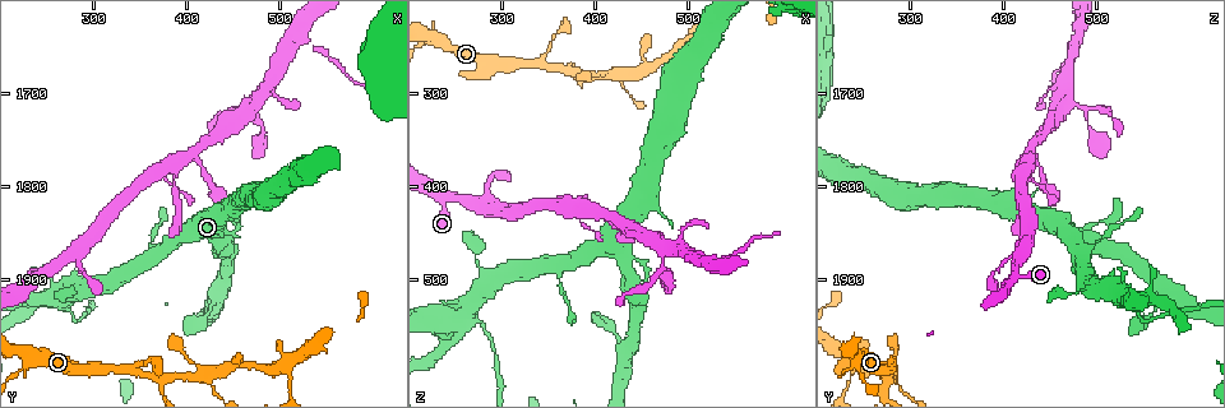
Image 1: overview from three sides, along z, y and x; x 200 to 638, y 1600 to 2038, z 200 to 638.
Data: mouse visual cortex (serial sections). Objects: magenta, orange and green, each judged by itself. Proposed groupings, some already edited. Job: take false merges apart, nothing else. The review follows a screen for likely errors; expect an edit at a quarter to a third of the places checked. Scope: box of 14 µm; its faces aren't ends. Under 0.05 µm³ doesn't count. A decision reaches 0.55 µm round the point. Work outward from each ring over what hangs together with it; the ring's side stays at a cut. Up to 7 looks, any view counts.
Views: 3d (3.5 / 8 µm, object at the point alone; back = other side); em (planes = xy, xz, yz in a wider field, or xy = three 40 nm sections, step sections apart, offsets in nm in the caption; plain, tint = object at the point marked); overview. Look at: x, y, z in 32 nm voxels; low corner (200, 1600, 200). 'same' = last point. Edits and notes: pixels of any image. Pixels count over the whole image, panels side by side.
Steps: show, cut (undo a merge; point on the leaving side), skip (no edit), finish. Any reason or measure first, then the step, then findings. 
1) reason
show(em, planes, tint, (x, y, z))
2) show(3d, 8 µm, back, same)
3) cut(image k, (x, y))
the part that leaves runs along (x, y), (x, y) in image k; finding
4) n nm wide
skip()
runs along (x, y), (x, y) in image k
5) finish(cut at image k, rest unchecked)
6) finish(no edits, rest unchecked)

sharp bend
show(3d, 3.5 µm, back, (515, 2015, 235))

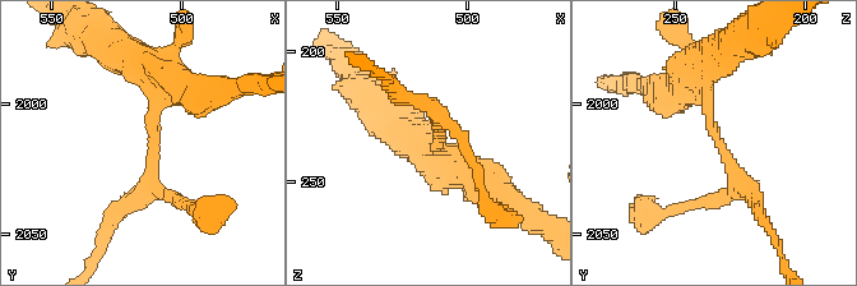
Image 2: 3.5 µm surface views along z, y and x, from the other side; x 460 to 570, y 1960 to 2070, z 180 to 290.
3 arms; arms of 200, 200, 300 nm; need the tissue
show(em, planes, tint, (512, 2014, 232))

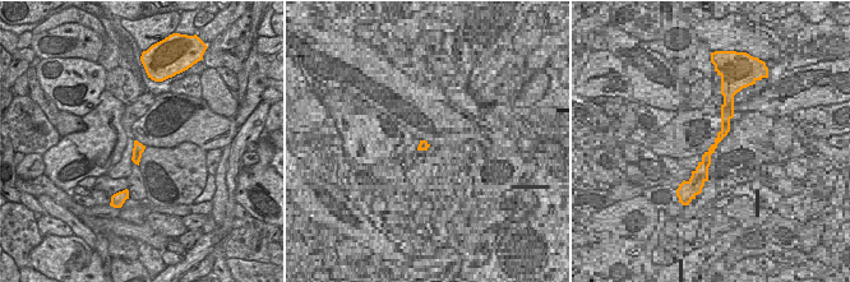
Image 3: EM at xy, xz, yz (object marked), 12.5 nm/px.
140 nm wide
skip()
runs along (682, 87), (703, 91), (732, 174), (758, 197) in image 2; continuous, no second cell

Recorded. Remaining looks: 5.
abrupt turn
show(3d, 3.5 µm, (285, 1945, 555))

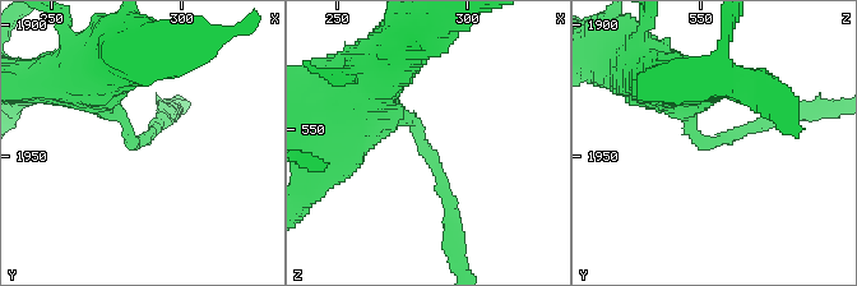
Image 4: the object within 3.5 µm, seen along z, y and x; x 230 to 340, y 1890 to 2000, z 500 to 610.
arms of 200, 350 nm; now the EM
show(em, xy, step 1, tint, (283, 1947, 554))

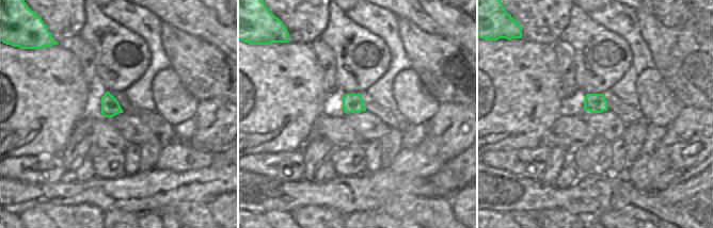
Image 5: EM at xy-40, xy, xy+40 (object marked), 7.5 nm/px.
show(em, planes, tint, same)

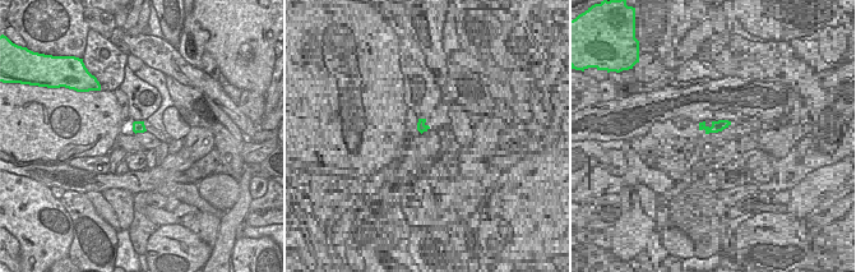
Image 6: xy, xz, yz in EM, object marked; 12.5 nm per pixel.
skip()
runs along (376, 98), (412, 118), (446, 206) in image 4; continuous, no second cell

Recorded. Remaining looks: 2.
narrows sharply
show(3d, 3.5 µm, (540, 1650, 475))

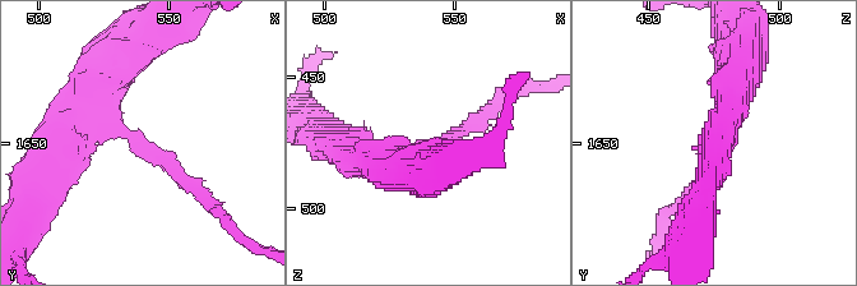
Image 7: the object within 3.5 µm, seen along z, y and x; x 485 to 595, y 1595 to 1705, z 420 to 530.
show(em, xy, step 3, tint, same)

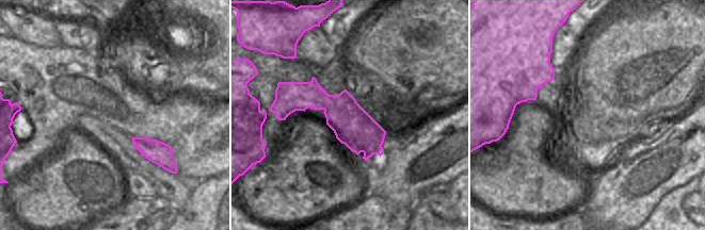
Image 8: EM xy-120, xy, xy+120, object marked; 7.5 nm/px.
cut(image 7, (160, 160))
the part that leaves runs along (130, 132), (216, 210) in image 7; a second cell is stuck on

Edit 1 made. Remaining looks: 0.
finish(cut at image 7, rest unchecked)

